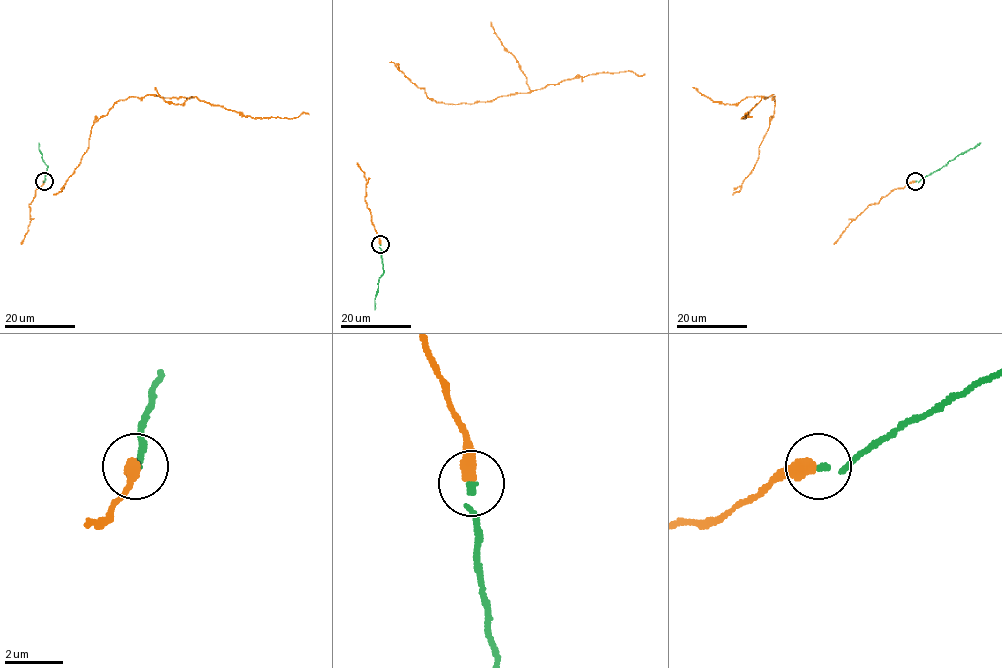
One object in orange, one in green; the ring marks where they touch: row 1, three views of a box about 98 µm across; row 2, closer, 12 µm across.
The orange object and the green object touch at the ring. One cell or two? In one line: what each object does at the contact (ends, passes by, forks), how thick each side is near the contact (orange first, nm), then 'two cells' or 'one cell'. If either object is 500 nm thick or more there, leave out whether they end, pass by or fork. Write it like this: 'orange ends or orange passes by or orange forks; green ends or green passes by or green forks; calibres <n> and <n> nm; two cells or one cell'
orange ends; green ends; calibres 480 and 190 nm; one cell

